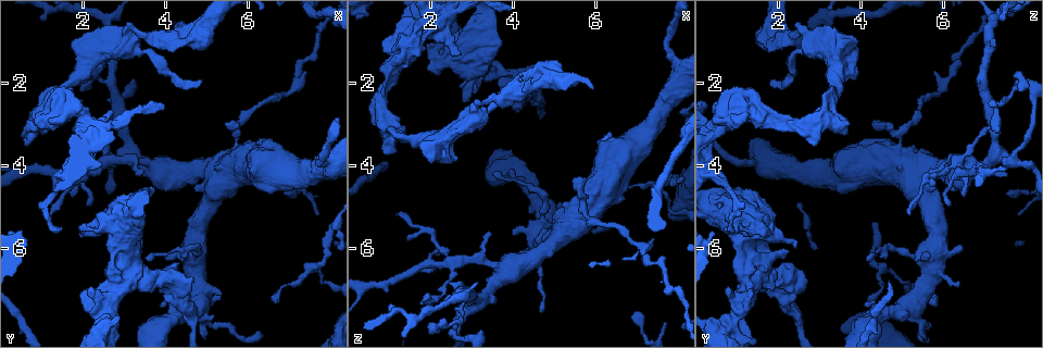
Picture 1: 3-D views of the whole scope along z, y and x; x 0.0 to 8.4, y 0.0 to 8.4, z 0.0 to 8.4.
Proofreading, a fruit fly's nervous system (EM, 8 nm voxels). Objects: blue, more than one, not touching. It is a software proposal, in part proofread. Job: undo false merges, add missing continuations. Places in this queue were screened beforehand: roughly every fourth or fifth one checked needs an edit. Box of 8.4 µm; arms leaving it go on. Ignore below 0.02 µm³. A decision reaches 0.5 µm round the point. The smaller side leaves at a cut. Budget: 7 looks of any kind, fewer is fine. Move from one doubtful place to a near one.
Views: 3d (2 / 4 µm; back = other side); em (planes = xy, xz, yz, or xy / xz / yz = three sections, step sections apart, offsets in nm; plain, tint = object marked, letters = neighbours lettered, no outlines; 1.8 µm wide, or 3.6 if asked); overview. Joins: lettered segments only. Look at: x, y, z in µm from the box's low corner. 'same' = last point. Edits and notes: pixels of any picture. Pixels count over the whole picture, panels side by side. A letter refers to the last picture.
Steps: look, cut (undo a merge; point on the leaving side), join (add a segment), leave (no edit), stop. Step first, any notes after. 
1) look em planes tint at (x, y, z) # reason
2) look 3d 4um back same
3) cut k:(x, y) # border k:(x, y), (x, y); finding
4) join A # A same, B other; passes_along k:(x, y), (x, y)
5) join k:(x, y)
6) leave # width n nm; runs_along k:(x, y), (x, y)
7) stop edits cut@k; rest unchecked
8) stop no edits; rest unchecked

look 3d 2um at (1.00, 2.90, 3.15)

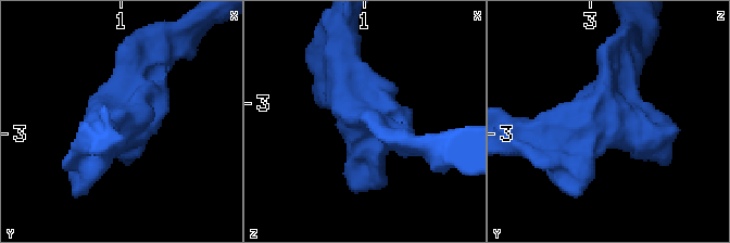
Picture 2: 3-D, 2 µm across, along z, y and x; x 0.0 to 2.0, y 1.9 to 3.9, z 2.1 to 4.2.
look em planes tint at (1.04, 2.86, 3.10)

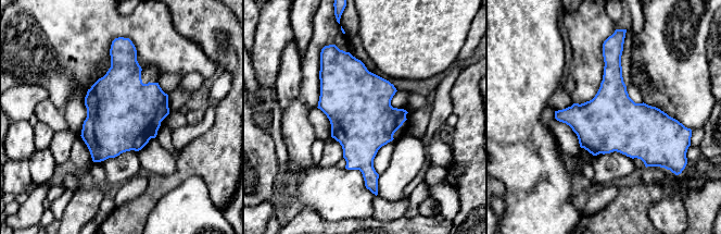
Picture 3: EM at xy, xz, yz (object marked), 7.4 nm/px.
look em planes letters same # see the neighbours

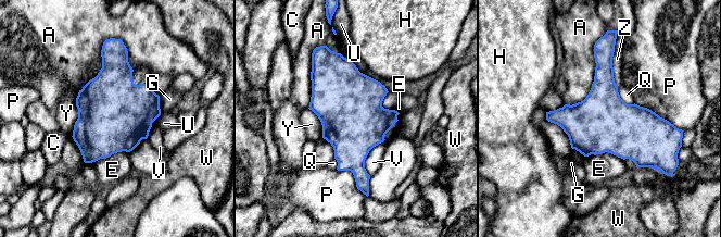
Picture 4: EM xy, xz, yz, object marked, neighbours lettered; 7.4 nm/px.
leave # width 440 nm; A other, C other, E other, G other, H other, P other, Q other, U other, V other, W other, Y other, Z other; border 4:(594, 45), (592, 87), (565, 104); continuous, no second neuron

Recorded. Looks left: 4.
look em planes letters at (2.70, 2.65, 1.30) # free end

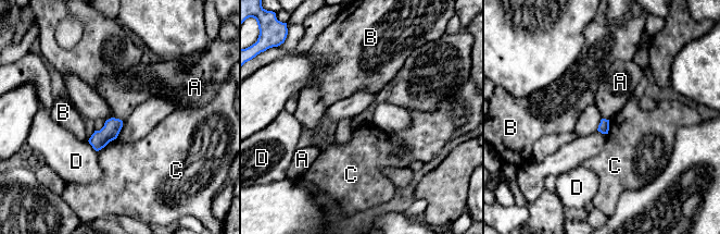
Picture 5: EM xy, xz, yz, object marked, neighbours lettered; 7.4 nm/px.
leave # longest_contact C 190 nm; A other, B other, C other, D other; border 5:(113, 116), (123, 121); no lettered segment goes on from it

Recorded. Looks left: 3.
look 3d 2um at (4.80, 7.60, 5.30) # a fork

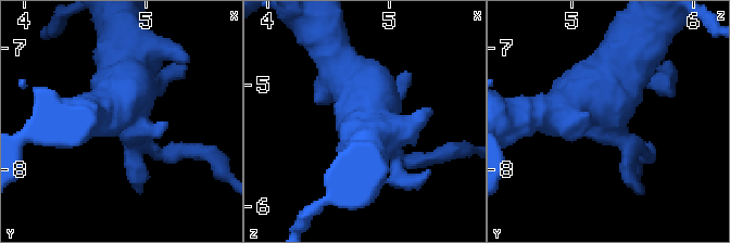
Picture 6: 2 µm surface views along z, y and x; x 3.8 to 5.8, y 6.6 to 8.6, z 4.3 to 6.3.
look em xy step 4 tint at (4.88, 7.60, 5.28) # arms 3

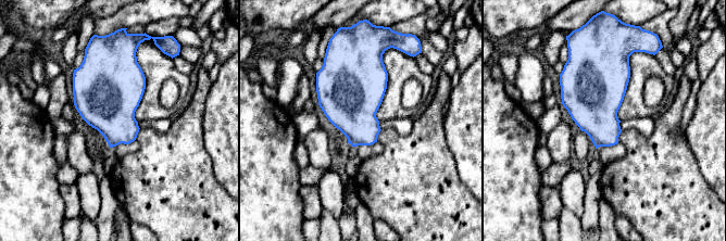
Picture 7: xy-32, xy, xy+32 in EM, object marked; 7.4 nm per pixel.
look em planes letters same # cut it another way

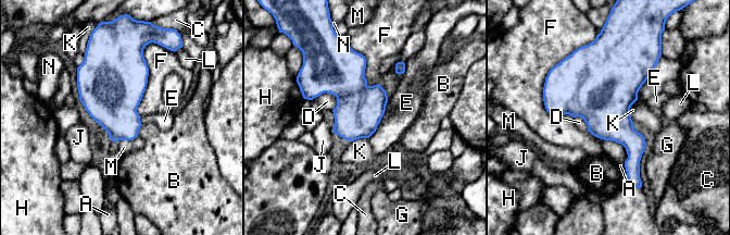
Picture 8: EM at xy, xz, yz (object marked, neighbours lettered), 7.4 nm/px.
leave # A other, B other, C other, D other, E other, F other, G other, H other, J other, K other, L other, M other, N other; border 8:(592, 41), (550, 70), (552, 116); all the same neuron

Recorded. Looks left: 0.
stop no edits; rest unchecked

